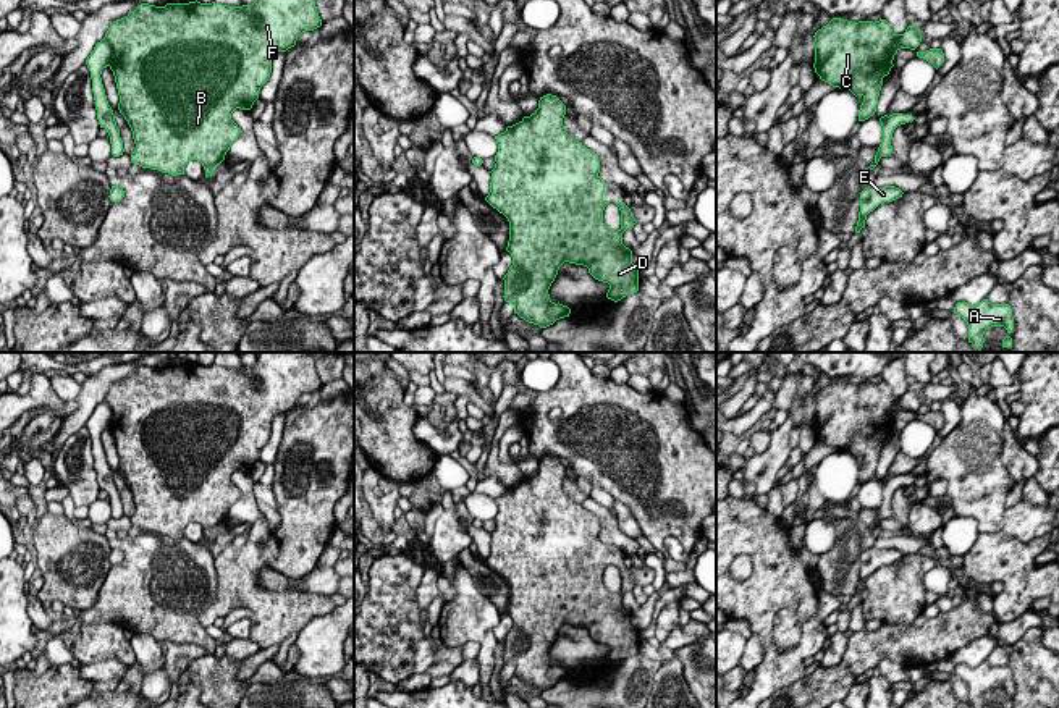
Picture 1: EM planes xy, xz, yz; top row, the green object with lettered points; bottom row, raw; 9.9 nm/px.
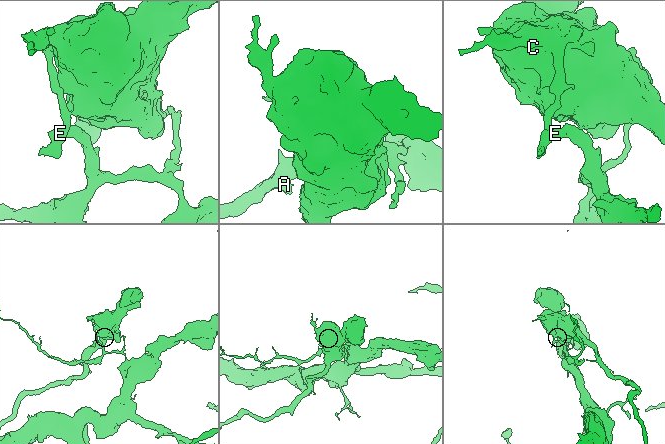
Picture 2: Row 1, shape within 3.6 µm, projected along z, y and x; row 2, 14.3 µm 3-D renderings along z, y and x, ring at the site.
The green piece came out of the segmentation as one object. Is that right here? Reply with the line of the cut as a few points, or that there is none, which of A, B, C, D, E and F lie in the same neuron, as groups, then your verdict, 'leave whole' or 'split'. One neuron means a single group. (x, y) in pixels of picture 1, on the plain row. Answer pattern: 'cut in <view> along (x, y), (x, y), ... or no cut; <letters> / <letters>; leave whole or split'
cut in xy along (110, 498), (118, 500); A E / B C D F; split

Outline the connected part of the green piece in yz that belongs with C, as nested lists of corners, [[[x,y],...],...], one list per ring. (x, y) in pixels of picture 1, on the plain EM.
[[[833,380],[813,399],[813,430],[820,441],[863,459],[859,483],[875,477],[883,440],[894,428],[894,417],[901,411],[915,412],[922,404],[917,386],[904,396],[894,396],[886,381],[852,385]]]

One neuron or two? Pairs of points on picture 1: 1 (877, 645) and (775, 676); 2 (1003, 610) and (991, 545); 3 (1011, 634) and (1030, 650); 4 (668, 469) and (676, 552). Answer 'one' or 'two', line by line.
1: two
2: one
3: two
4: two

